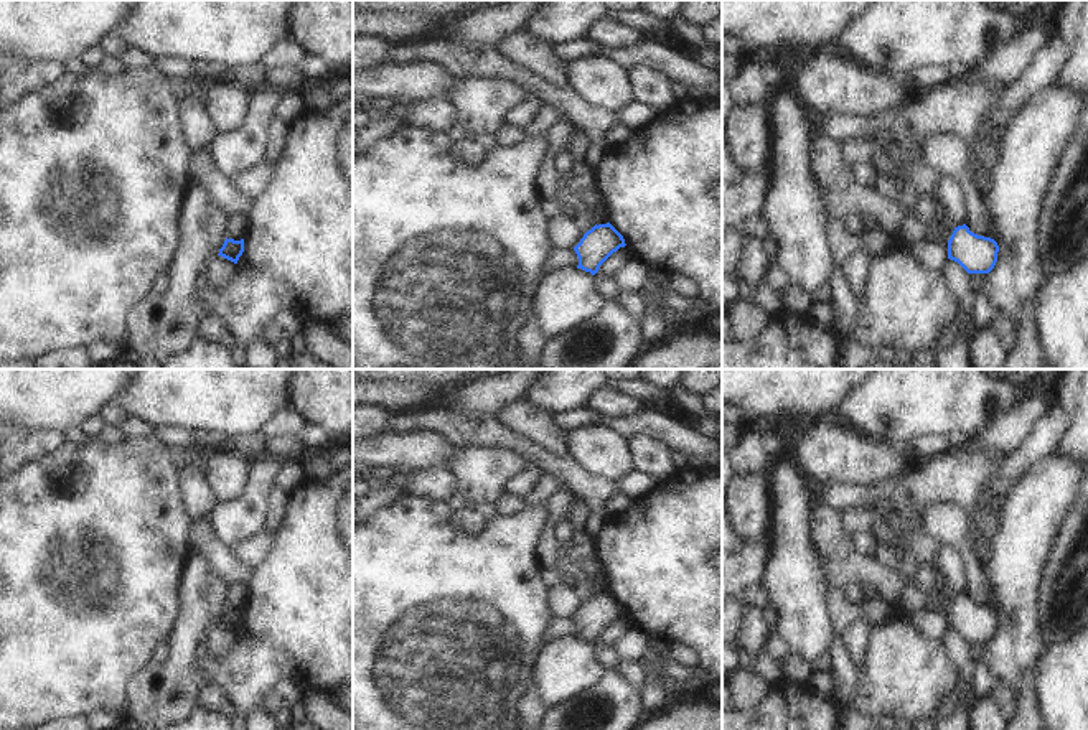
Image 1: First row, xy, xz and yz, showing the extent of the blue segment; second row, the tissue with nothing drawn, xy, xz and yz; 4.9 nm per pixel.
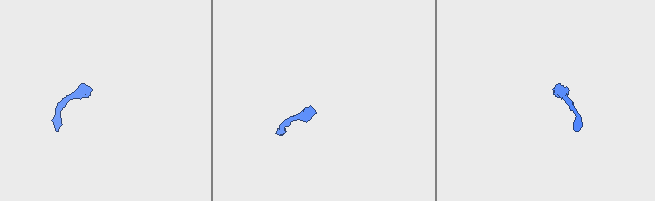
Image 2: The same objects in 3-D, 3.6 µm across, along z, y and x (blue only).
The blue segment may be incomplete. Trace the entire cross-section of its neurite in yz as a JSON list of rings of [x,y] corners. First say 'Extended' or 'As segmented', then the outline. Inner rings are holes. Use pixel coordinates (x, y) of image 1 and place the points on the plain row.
As segmented. [[[966,593],[954,597],[948,610],[948,628],[968,643],[989,643],[997,631],[997,621],[994,608],[971,601]]]

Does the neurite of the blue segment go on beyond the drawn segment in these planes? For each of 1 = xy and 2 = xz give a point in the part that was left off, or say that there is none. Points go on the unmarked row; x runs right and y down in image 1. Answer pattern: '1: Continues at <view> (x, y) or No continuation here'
1: No continuation here
2: No continuation here

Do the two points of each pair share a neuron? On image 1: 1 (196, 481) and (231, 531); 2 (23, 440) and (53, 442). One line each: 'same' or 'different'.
1: different
2: same

